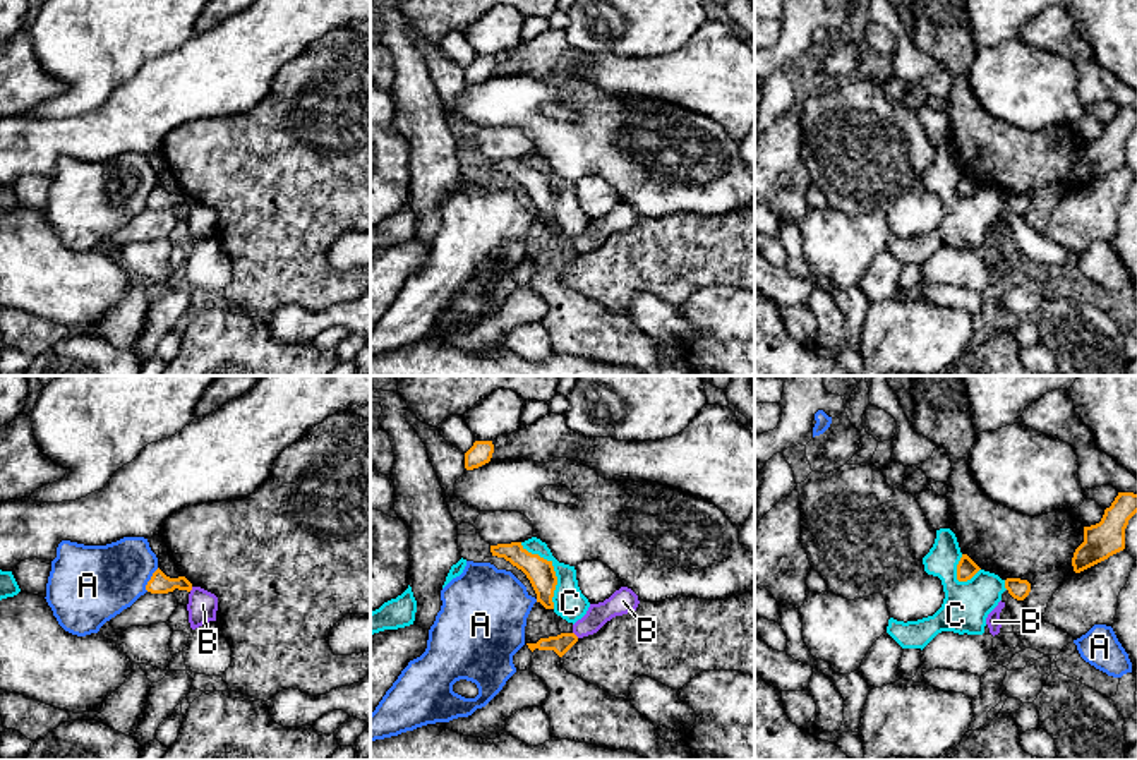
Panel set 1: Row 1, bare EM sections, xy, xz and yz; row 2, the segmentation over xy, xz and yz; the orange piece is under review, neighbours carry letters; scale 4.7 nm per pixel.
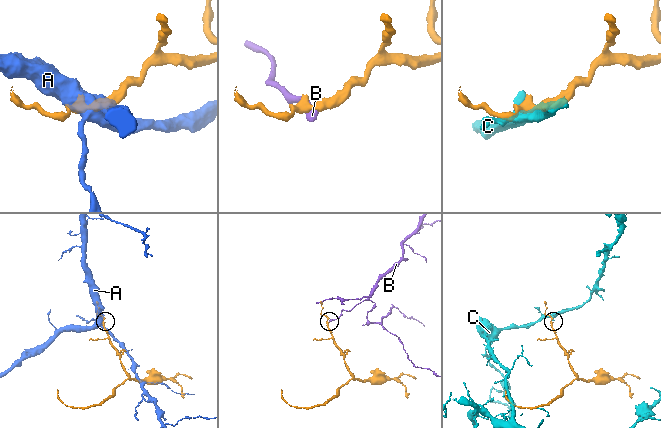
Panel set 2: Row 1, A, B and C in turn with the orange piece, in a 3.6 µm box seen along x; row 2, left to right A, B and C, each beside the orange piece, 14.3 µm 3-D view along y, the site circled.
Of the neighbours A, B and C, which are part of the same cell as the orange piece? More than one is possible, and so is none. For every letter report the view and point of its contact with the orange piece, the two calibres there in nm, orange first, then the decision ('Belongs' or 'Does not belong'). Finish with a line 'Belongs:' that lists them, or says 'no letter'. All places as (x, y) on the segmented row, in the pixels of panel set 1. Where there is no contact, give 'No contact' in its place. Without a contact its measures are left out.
A: Touches orange at xy (150, 580). Thickness 100 nm (orange) against 360 nm. Does not belong
B: Touches orange at xz (575, 635). Thickness 90 nm (orange) against 110 nm. Does not belong
C: Touches orange at xz (553, 570). Thickness 130 nm (orange) against 150 nm. Does not belong
Belongs: no letter

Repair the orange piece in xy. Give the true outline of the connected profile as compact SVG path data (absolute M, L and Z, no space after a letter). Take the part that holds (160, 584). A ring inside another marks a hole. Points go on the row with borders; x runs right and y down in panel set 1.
M159 568L153 573L146 585L146 590L151 594L168 594L175 588L190 592L192 583L185 576L170 578Z

